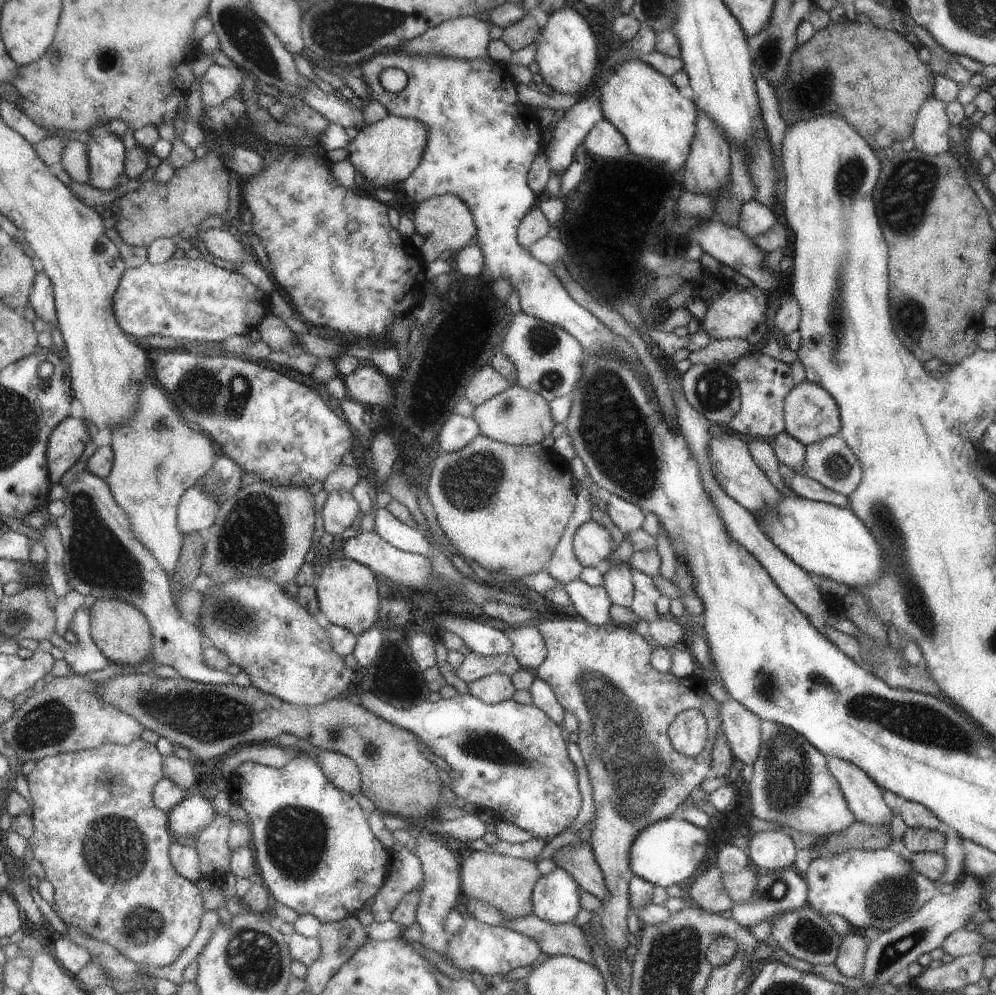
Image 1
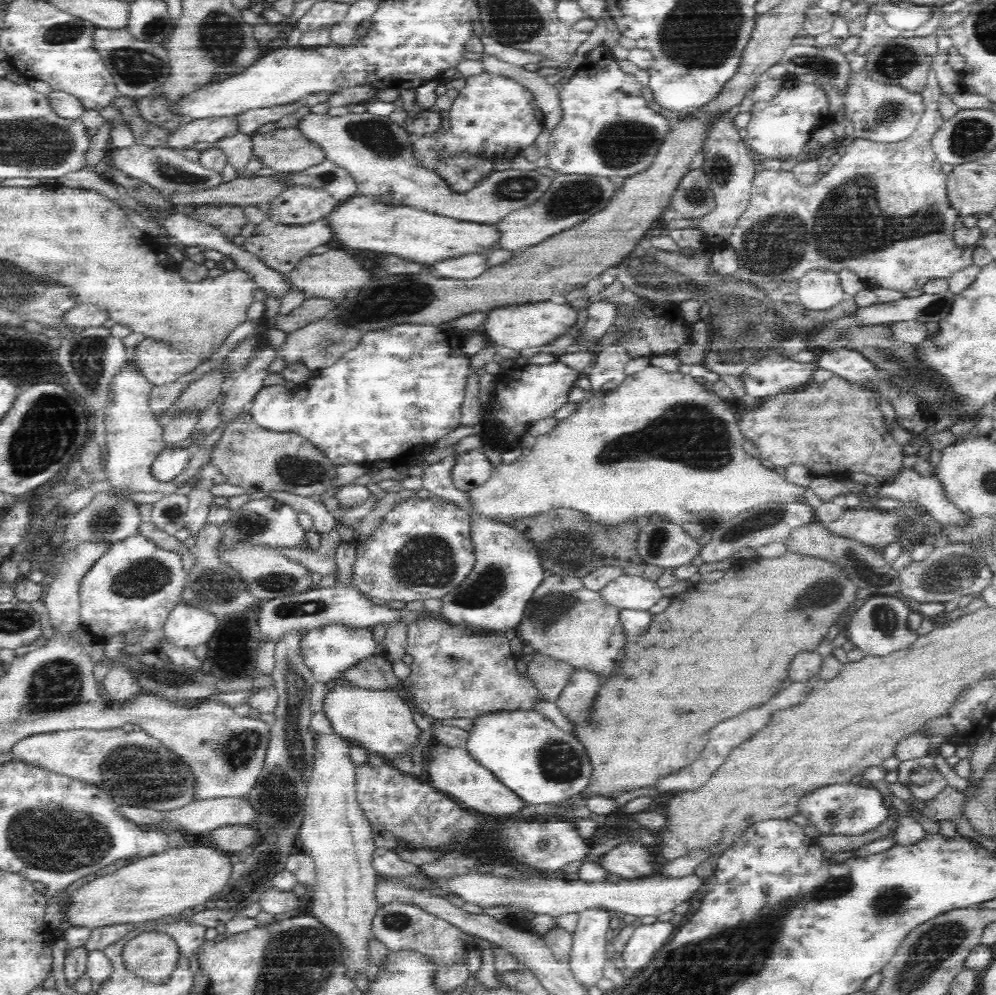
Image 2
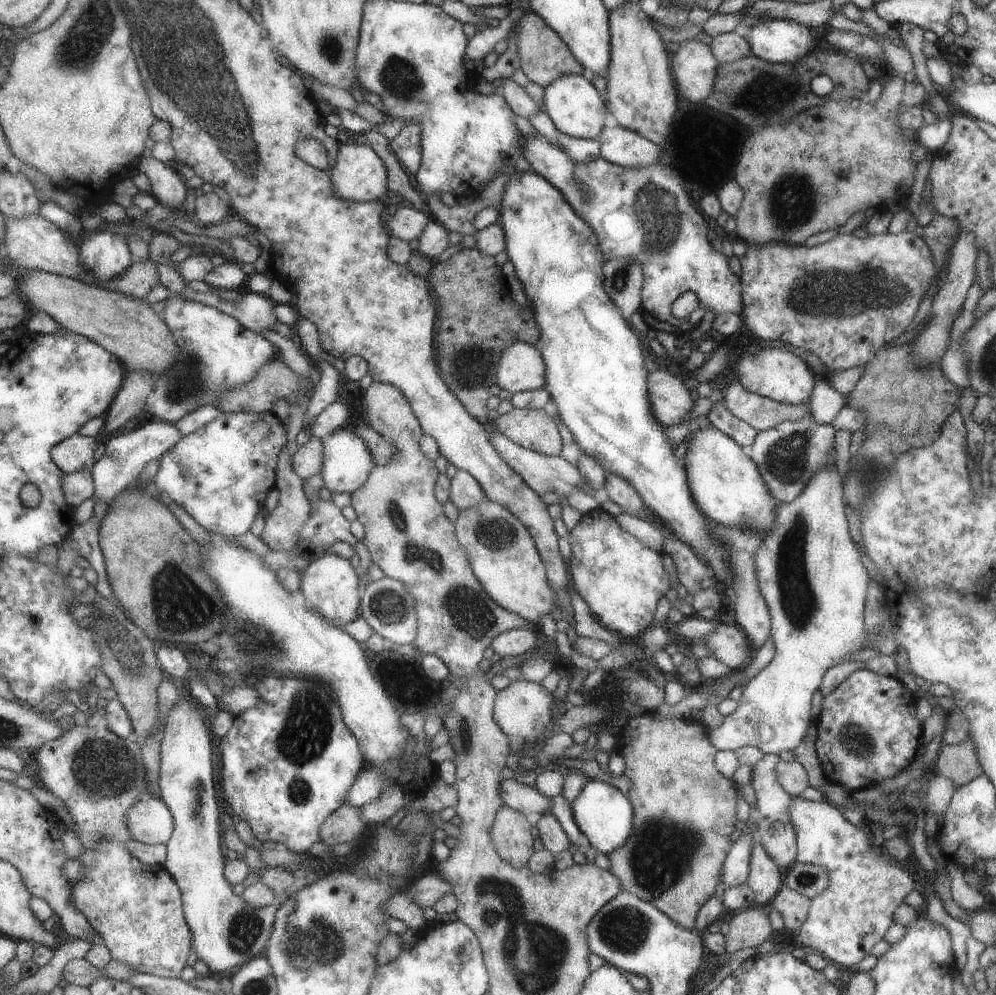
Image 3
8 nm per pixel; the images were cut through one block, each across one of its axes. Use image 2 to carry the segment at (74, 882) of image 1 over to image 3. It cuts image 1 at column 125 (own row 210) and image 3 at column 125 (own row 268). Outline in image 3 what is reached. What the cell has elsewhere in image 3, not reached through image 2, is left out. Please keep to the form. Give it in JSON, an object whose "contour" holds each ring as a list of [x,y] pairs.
{"contour":[[[77,725],[59,740],[45,744],[36,756],[43,789],[59,798],[77,825],[81,854],[74,859],[85,866],[81,880],[73,883],[73,906],[85,914],[89,924],[104,939],[113,960],[125,962],[136,973],[147,973],[163,978],[180,979],[183,968],[193,952],[193,934],[185,920],[182,891],[171,873],[163,866],[150,866],[129,852],[133,834],[129,830],[129,812],[143,800],[153,797],[147,791],[148,778],[141,743],[122,738],[104,725]]]}

